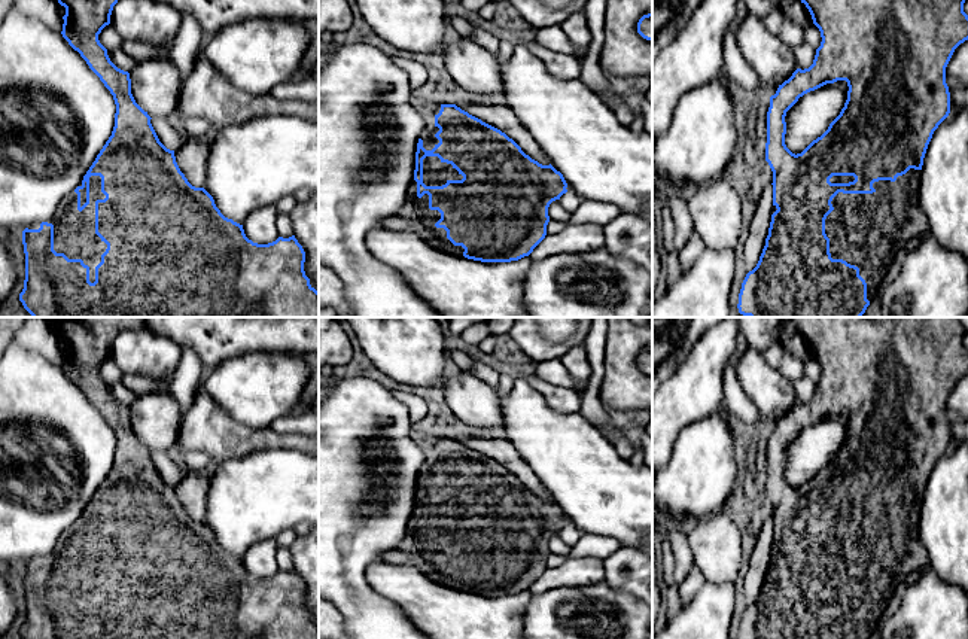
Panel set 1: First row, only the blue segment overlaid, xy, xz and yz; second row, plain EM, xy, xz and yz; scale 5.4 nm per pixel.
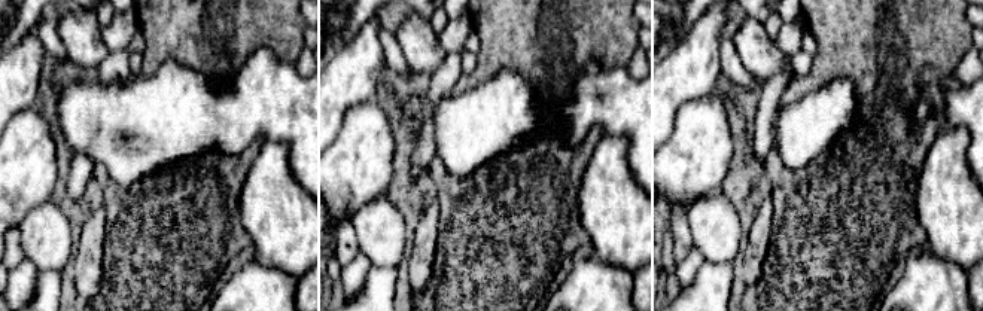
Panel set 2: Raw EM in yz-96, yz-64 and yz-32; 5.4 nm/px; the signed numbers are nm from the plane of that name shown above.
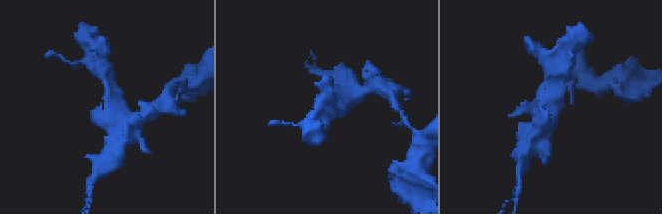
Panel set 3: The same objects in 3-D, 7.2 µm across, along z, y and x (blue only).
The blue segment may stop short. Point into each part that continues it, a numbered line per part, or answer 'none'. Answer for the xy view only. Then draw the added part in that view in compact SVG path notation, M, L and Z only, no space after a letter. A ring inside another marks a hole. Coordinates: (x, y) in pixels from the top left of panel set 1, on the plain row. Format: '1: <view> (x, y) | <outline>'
1: xy (75, 569) | M89 511L89 538L79 545L77 527L70 526L58 539L55 548L48 553L54 559L54 584L69 593L82 593L89 600L89 615L95 615L95 600L107 578L95 568L95 535L104 533L101 511Z

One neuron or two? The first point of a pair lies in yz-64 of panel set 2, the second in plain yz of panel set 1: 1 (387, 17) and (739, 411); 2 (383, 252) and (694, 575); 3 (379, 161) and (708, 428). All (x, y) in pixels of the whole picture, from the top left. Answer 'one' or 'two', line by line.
1: one
2: two
3: one

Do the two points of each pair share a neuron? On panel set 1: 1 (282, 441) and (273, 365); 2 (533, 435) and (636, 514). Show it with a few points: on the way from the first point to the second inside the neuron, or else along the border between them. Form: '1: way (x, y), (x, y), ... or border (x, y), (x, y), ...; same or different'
1: border (236, 419), (253, 428), (270, 429); different
2: way (559, 447), (602, 490), (611, 493); same

